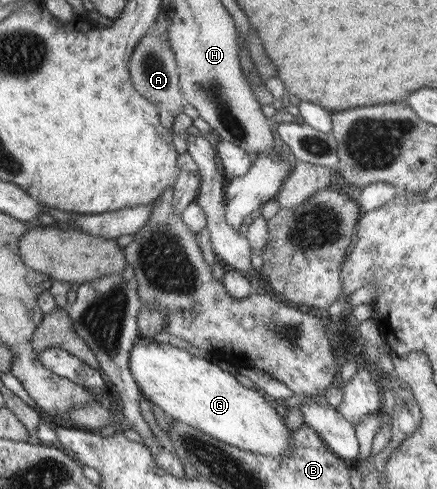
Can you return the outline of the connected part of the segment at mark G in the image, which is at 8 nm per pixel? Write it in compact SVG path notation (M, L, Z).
M140 338L130 350L129 370L135 383L139 384L145 399L156 404L171 419L191 426L201 433L209 434L226 444L237 446L241 450L249 450L249 452L275 459L291 454L291 439L295 431L291 431L285 425L285 417L265 402L265 396L256 392L255 389L245 388L236 380L235 375L222 370L216 364L215 358L212 360L198 358L177 346Z

